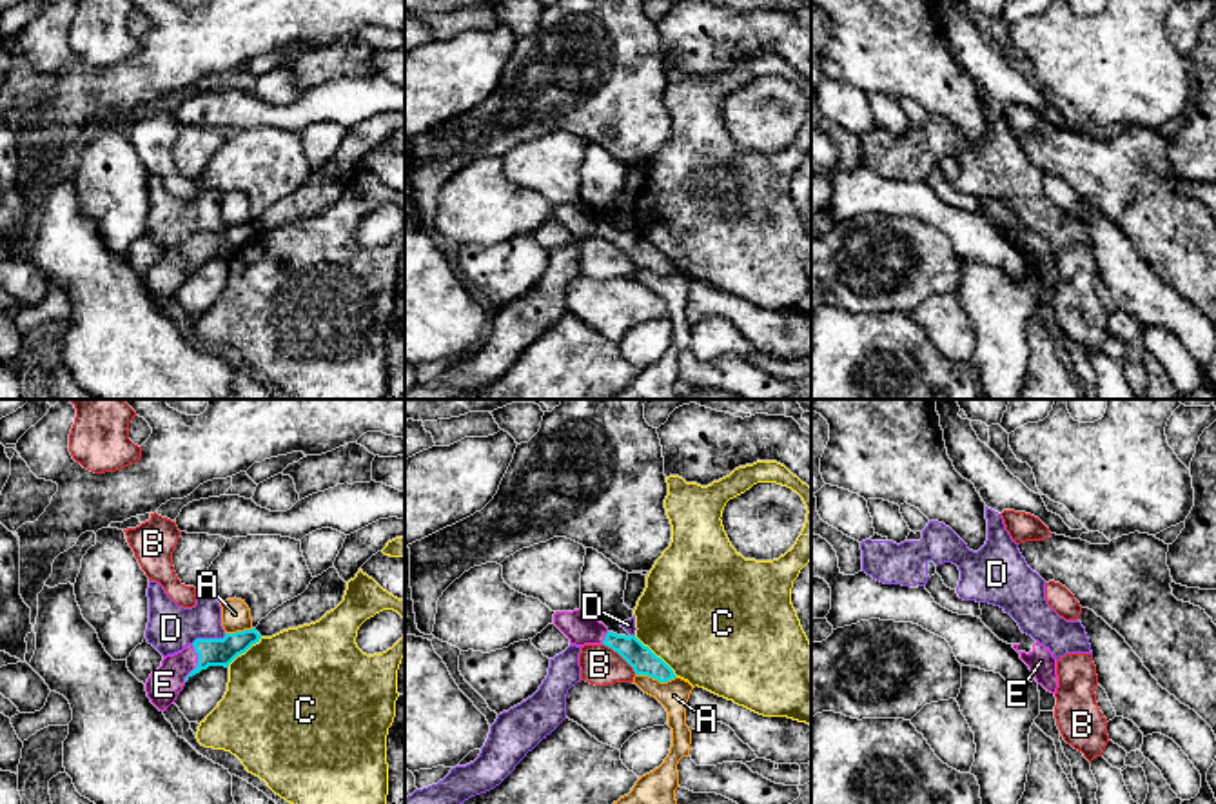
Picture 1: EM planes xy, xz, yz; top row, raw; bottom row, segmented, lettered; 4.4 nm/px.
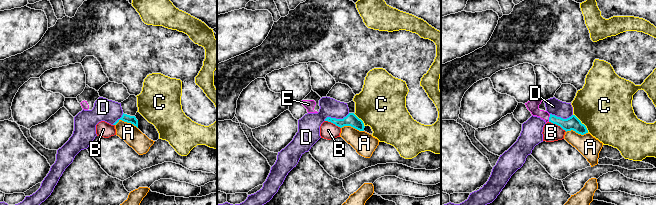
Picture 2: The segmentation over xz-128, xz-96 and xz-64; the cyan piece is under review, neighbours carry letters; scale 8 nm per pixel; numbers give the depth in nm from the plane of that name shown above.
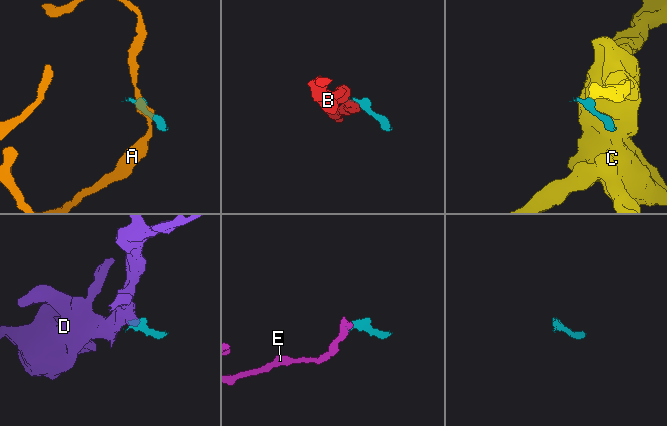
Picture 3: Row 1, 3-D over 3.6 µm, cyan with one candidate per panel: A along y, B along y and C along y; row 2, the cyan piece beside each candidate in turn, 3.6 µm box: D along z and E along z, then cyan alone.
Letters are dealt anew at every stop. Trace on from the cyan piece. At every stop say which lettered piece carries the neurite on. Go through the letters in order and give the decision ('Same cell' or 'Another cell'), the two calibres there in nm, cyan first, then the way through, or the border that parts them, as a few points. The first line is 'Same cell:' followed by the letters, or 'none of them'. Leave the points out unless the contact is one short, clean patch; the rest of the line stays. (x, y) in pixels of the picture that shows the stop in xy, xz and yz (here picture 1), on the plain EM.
Same cell: E
A: Another cell. Thickness 120 nm (cyan) against 130 nm. Boundary: xz (636, 267), (647, 267), (659, 274), (676, 271)
B: Another cell. Thickness 120 nm (cyan) against 180 nm. Boundary: xz (603, 236), (636, 267)
C: Another cell. Thickness 120 nm (cyan) against 480 nm
D: Another cell. Thickness 130 nm (cyan) against 200 nm. Boundary: xy (225, 227), (222, 231), (198, 231), (191, 236)
E: Same cell. Thickness 130 nm (cyan) against 150 nm. Path across: xy (211, 245), (198, 256), (186, 256), (164, 278)

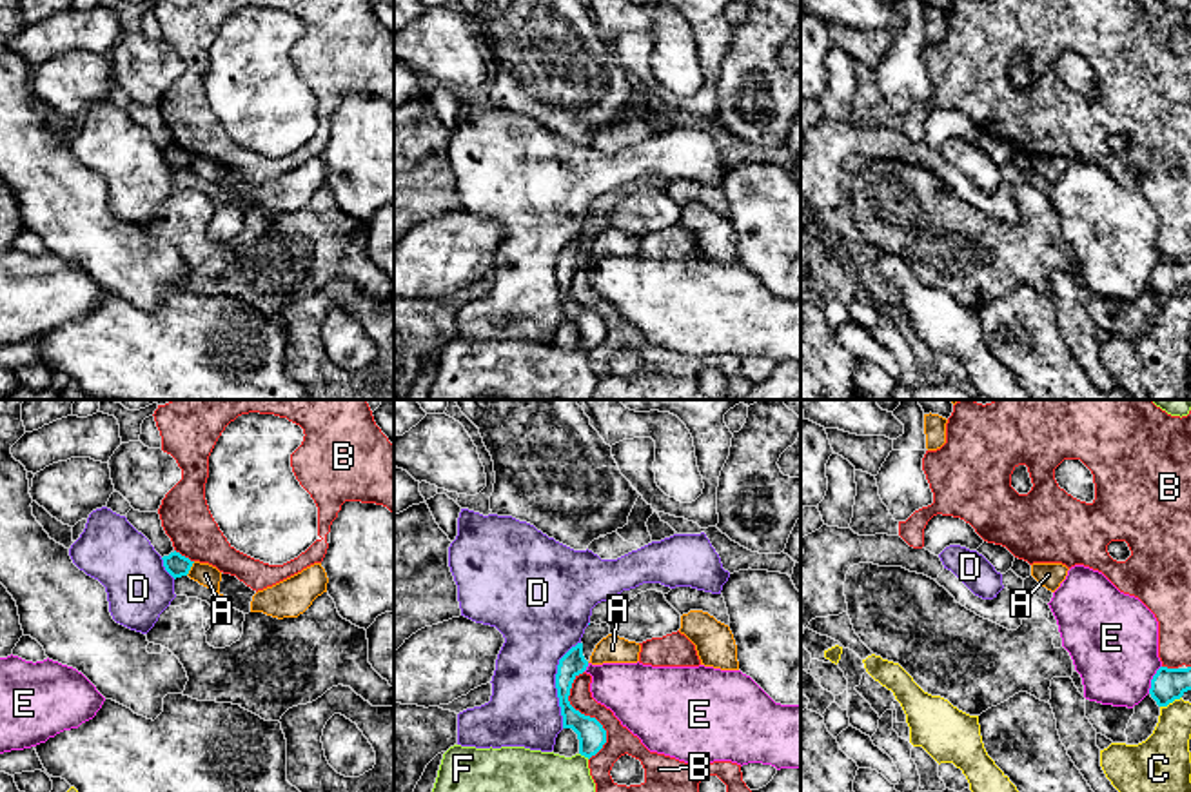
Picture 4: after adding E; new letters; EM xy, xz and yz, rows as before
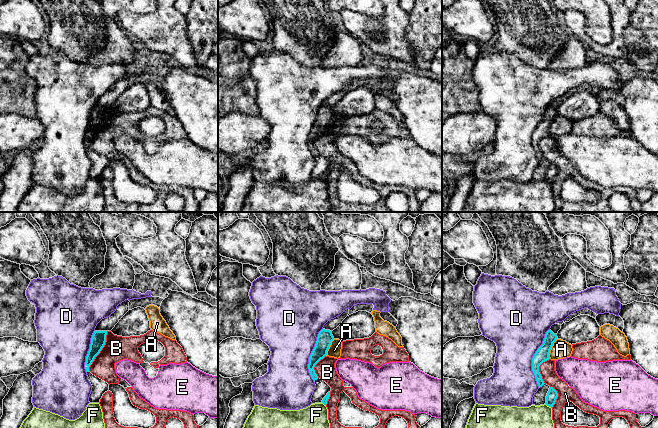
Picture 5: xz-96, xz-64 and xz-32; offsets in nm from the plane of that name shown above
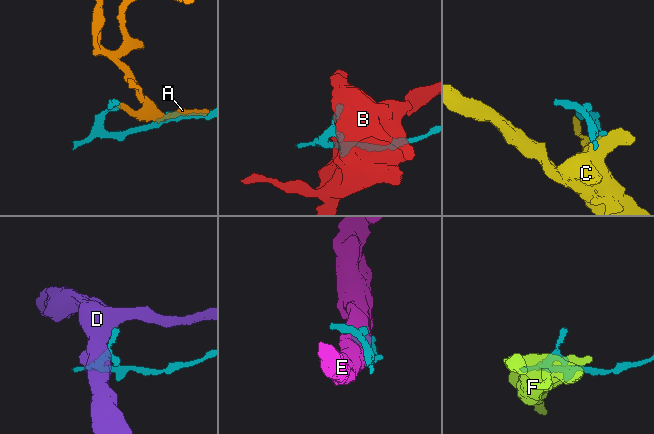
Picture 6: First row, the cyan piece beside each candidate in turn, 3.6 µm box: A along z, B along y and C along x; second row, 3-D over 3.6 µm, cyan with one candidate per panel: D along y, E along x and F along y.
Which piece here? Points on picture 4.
Same cell: none of them
A: Another cell. Thickness 100 nm (cyan) against 100 nm
B: Another cell. Thickness 120 nm (cyan) against 120 nm
C: Another cell. Thickness 140 nm (cyan) against 240 nm
D: Another cell. Thickness 110 nm (cyan) against 320 nm
E: Another cell. Thickness 140 nm (cyan) against 400 nm
F: Another cell. Thickness 120 nm (cyan) against 400 nm

